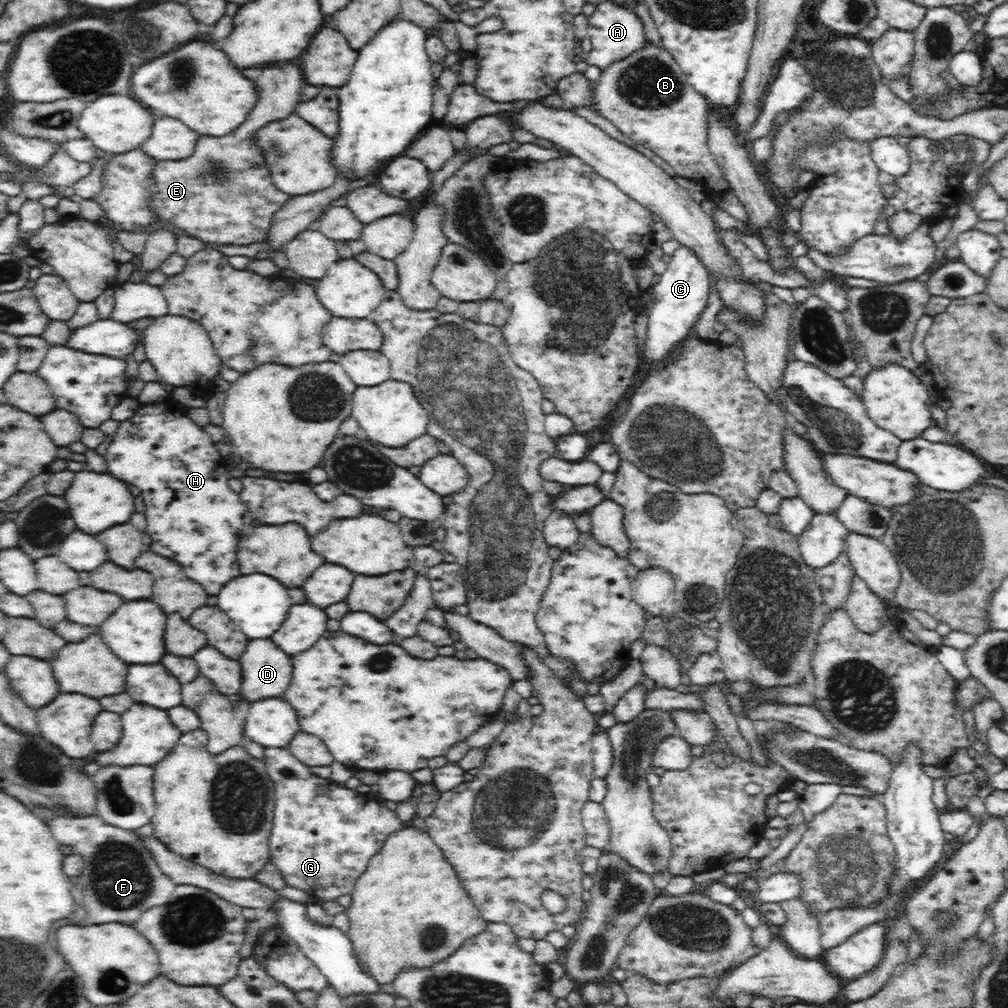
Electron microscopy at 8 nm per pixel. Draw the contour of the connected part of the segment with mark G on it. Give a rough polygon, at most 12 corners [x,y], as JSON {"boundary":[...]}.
{"boundary":[[288,748],[269,862],[311,901],[351,894],[403,821]]}

